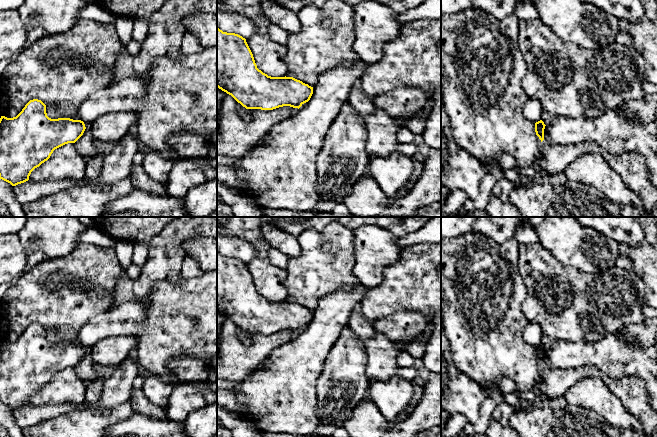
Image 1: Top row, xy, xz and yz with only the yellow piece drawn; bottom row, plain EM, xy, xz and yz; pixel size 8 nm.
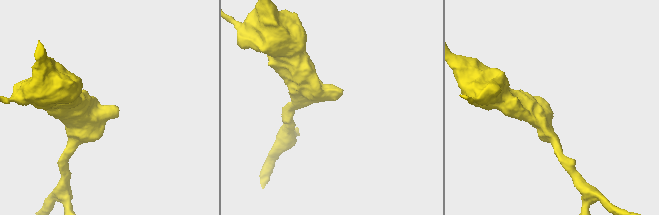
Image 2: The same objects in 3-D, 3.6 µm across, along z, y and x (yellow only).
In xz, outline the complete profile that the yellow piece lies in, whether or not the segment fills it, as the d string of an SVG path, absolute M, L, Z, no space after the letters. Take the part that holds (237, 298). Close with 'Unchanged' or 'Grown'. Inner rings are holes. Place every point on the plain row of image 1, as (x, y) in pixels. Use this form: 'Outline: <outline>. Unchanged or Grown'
Outline: M217 252L217 311L246 333L300 332L313 318L313 311L293 301L271 301L257 292L246 263Z. Unchanged

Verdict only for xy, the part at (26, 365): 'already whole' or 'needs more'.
already whole

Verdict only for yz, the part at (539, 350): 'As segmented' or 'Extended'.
As segmented

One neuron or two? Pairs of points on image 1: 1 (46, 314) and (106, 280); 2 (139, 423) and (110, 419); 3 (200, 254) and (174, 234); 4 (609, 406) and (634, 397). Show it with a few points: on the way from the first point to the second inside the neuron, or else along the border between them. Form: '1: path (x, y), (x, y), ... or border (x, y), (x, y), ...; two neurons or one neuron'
1: path (61, 299), (88, 299), (92, 295); one neuron
2: border (136, 412), (126, 419), (108, 426); two neurons
3: border (206, 235), (195, 235), (183, 243), (187, 256); two neurons
4: border (606, 383), (607, 387), (636, 419); two neurons

